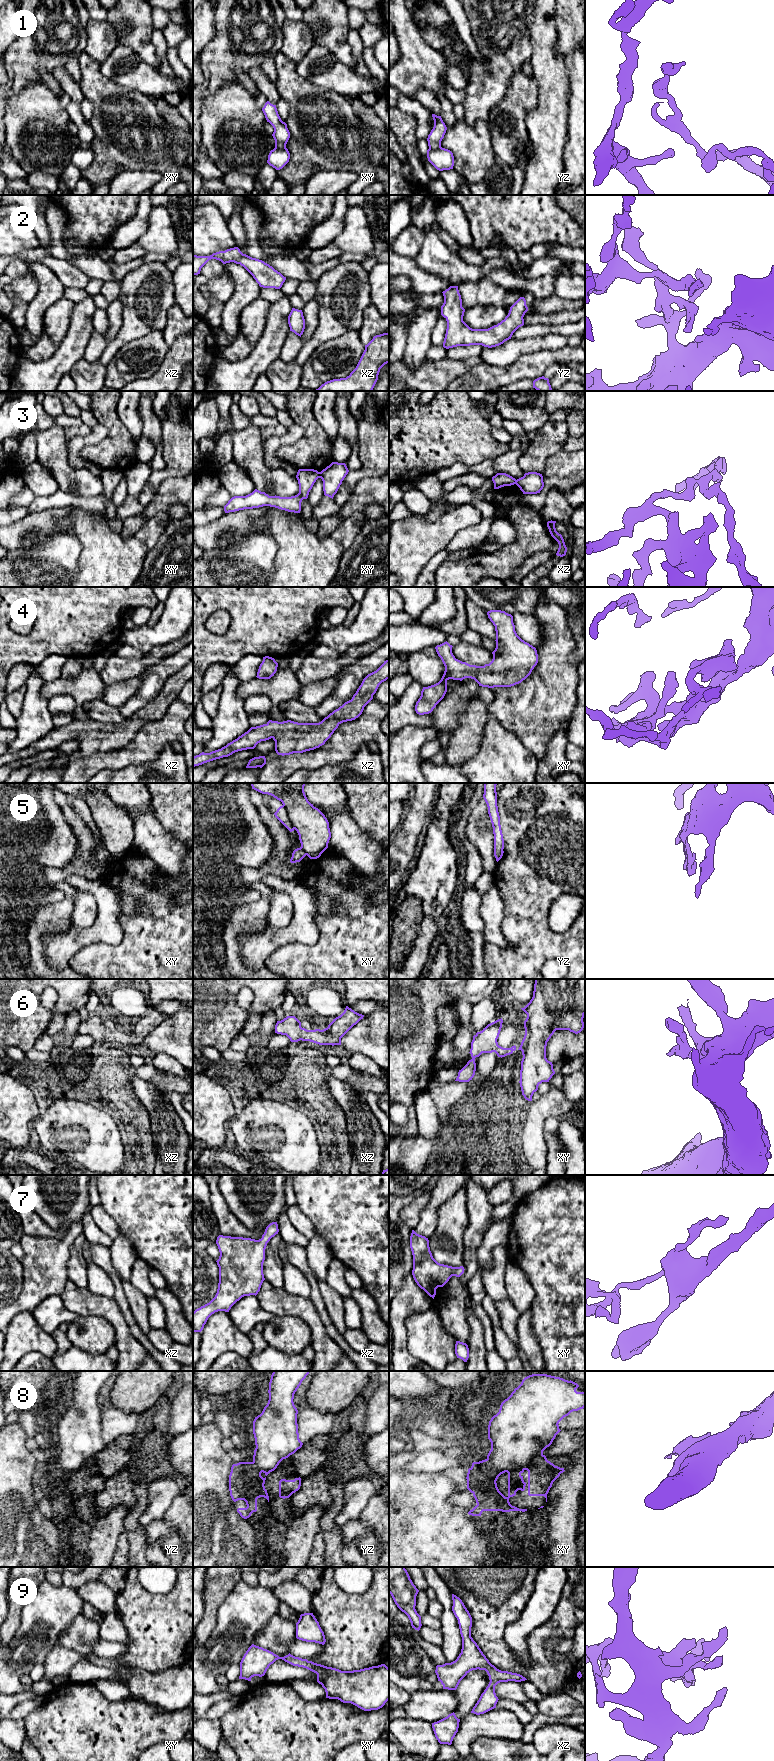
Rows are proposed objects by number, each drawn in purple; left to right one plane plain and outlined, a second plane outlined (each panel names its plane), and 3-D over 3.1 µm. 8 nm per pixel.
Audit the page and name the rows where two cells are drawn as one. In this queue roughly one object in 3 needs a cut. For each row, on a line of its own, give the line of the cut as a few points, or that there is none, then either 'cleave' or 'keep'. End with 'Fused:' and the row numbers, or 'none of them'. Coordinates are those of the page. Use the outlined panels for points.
1: no cut; keep
2: no cut; keep
3: cut in xy along (319, 472), (320, 477); cleave
4: no cut; keep
5: cut in xy along (282, 805), (294, 828); cleave
6: no cut; keep
7: no cut; keep
8: cut in xy along (542, 1454), (525, 1468), (515, 1470), (495, 1468), (486, 1459); cleave
9: no cut; keep
Fused: 3, 5, 8

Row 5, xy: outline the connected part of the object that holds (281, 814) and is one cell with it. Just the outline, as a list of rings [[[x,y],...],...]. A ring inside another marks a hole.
[[[283,805],[277,809],[274,815],[290,832],[294,831],[292,823],[288,818],[288,813]]]

